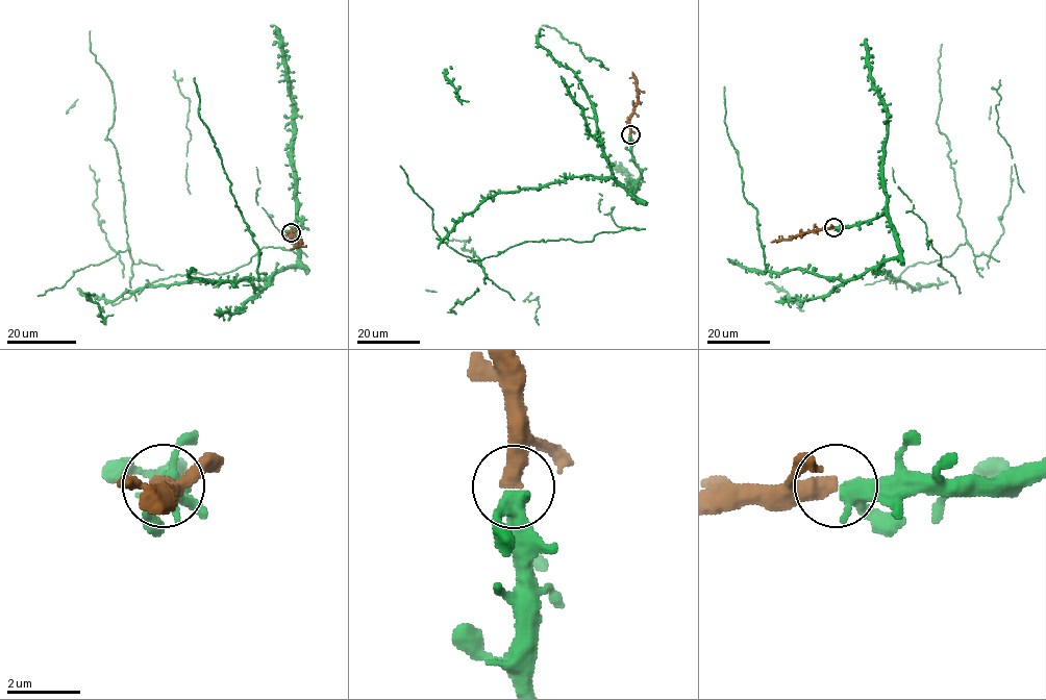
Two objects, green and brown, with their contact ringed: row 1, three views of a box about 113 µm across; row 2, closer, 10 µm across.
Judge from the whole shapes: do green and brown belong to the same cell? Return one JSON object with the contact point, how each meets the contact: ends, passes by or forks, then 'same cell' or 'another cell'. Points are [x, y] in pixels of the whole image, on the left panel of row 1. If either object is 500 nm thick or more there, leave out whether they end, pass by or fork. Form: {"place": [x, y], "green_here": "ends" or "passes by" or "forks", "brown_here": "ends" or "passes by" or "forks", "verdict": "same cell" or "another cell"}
{"place": [291, 232], "verdict": "same cell"}

